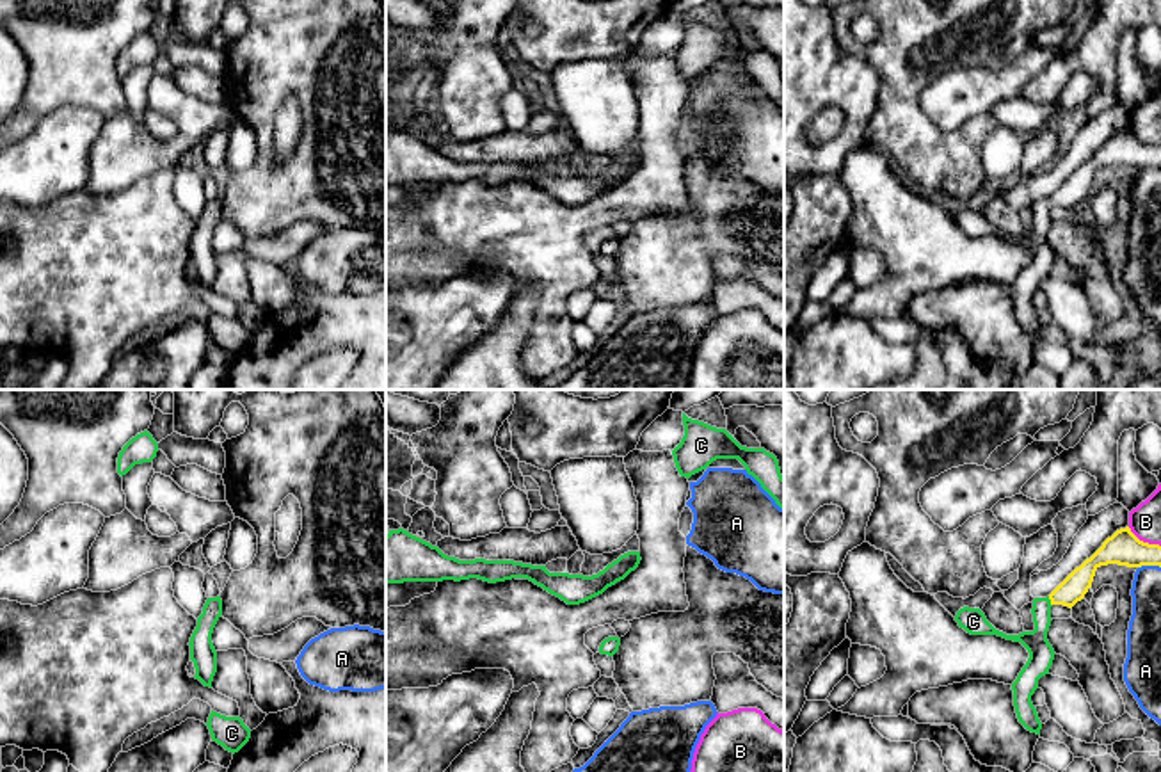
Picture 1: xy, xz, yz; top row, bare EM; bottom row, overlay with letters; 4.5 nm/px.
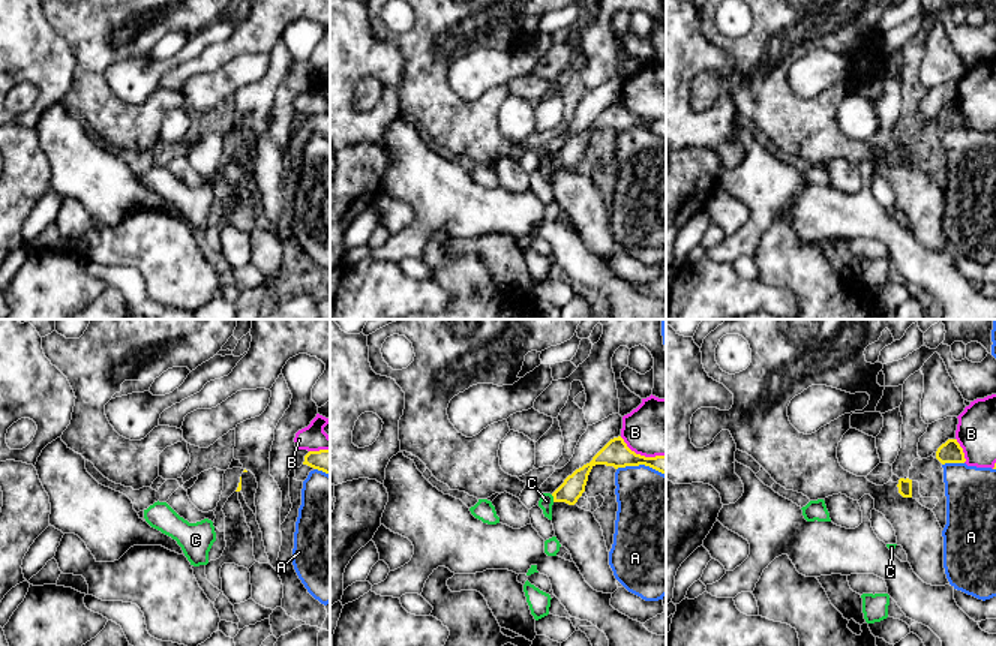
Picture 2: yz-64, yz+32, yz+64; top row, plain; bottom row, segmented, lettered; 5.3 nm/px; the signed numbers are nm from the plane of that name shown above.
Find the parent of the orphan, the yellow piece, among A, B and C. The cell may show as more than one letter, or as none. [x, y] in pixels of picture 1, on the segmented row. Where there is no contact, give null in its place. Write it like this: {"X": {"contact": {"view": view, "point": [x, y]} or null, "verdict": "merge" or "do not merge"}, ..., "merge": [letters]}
{"A": {"contact": {"view": "yz", "point": [1149, 564]}, "verdict": "do not merge"}, "B": {"contact": {"view": "yz", "point": [1142, 541]}, "verdict": "do not merge"}, "C": {"contact": {"view": "yz", "point": [1051, 602]}, "verdict": "merge"}, "merge": ["C"]}

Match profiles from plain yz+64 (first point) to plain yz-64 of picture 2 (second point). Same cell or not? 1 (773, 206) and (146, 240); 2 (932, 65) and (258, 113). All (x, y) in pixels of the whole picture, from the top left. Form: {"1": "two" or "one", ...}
{"1": "two", "2": "two"}

